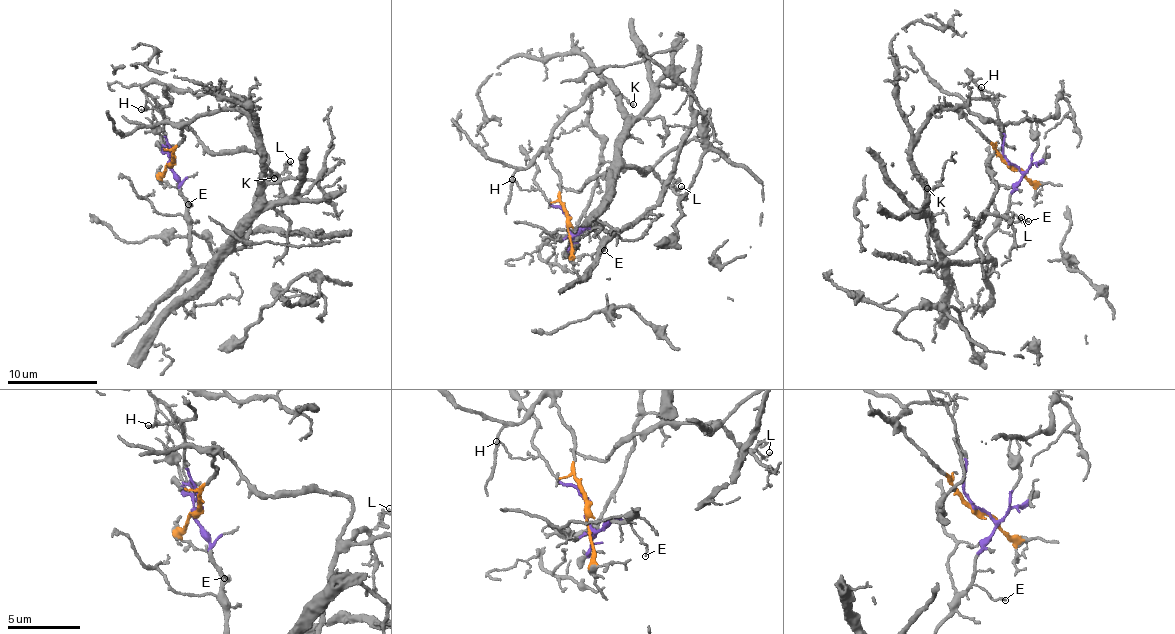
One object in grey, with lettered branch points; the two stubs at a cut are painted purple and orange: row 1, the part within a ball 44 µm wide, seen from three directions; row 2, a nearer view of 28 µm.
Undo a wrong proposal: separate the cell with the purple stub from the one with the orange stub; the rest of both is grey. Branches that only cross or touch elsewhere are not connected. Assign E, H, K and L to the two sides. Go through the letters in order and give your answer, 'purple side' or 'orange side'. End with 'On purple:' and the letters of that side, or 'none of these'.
E: purple side
H: purple side
K: orange side
L: orange side
On purple: E, H

